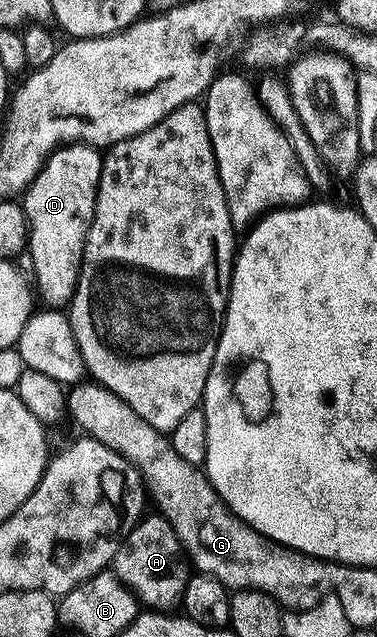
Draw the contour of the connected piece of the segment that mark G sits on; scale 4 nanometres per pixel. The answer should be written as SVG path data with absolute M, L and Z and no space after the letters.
M80 382L70 389L67 400L69 414L84 428L86 435L92 440L99 440L109 450L113 450L128 465L139 471L151 500L156 504L158 515L167 519L169 526L183 543L184 553L192 565L202 575L212 576L221 582L228 590L257 590L269 594L284 609L304 612L317 606L326 596L332 595L340 586L348 583L351 578L351 568L329 560L319 560L295 548L287 548L276 540L270 540L257 530L253 530L241 517L236 516L228 508L225 501L215 493L215 488L206 475L196 465L185 462L177 450L173 450L170 439L164 433L158 432L137 410L133 410L120 398L116 392L110 392L98 382Z

